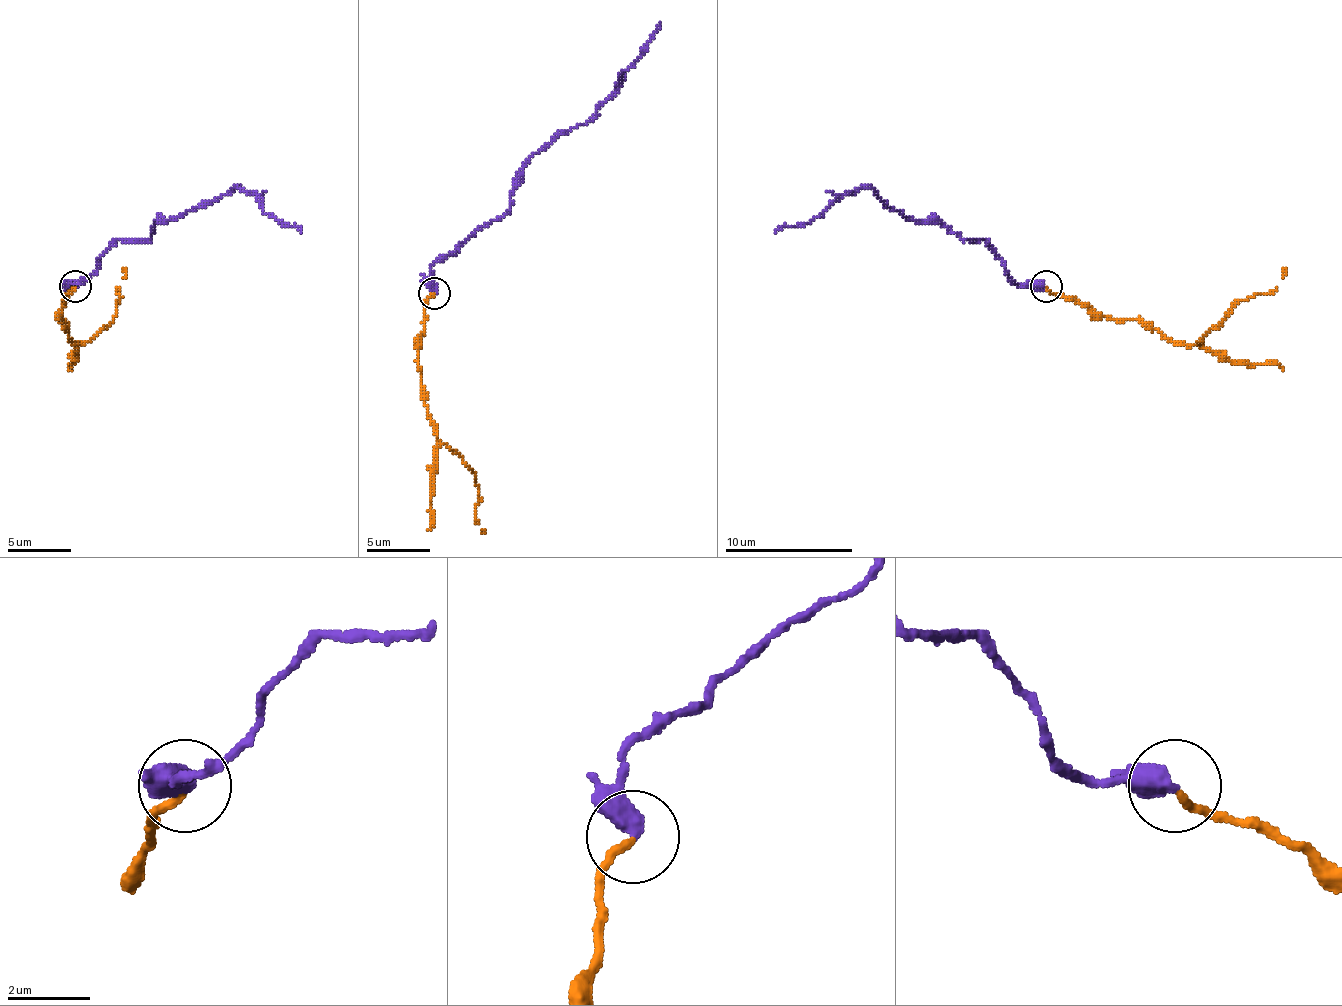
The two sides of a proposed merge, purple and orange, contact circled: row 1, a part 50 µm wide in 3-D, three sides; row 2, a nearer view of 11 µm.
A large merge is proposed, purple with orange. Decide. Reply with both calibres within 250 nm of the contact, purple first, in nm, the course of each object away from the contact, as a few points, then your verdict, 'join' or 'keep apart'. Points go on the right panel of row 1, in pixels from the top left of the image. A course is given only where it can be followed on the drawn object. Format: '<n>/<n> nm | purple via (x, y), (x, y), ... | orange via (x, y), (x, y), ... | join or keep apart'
500/200 nm | purple via (1046, 287), (1021, 287), (983, 239), (916, 223), (871, 188), (845, 191), (823, 214), (775, 233) | orange via (1046, 287), (1113, 319), (1139, 319), (1190, 344), (1241, 300), (1270, 293), (1286, 268) | join

